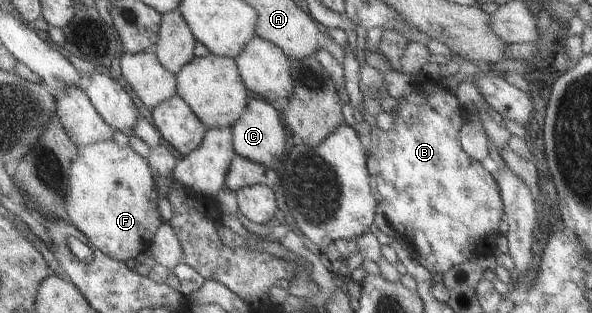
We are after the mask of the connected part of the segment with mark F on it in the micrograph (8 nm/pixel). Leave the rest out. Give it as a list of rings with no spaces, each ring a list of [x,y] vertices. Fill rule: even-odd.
[[[107,140],[77,147],[77,157],[68,171],[68,191],[64,197],[64,218],[90,241],[89,246],[101,250],[111,259],[120,262],[135,259],[150,247],[152,237],[163,220],[157,210],[159,192],[147,159],[131,147],[120,147],[114,140]]]

